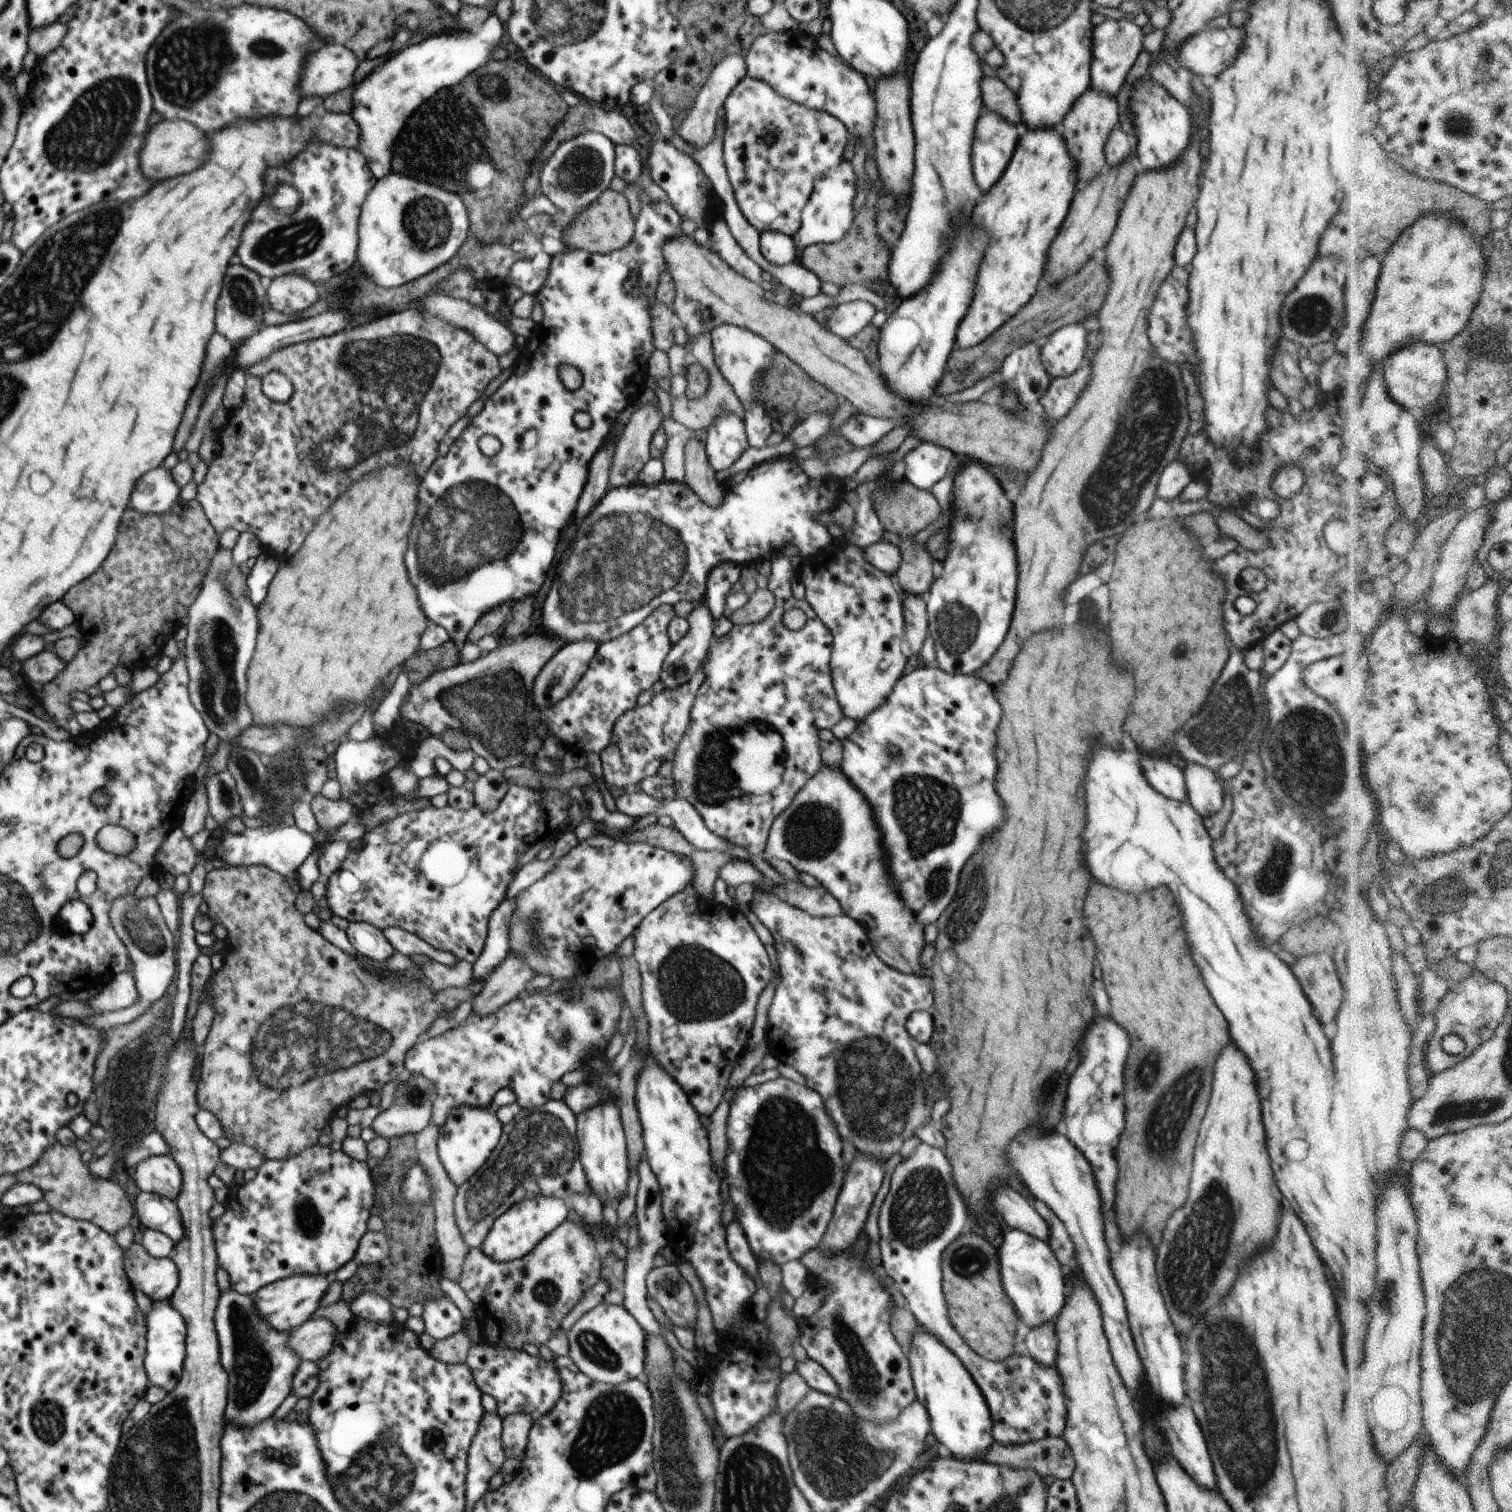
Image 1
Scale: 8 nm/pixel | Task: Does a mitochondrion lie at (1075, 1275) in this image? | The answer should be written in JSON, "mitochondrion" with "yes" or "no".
{"mitochondrion":"no"}

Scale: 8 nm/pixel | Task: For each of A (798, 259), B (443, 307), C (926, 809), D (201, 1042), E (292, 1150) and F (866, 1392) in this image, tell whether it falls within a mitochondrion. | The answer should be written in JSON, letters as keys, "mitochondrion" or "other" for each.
{"A":"other","B":"other","C":"mitochondrion","D":"other","E":"other","F":"mitochondrion"}

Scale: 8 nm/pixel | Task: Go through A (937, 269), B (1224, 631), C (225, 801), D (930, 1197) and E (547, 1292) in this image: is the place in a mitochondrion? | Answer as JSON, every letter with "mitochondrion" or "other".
{"A":"other","B":"other","C":"mitochondrion","D":"mitochondrion","E":"mitochondrion"}

